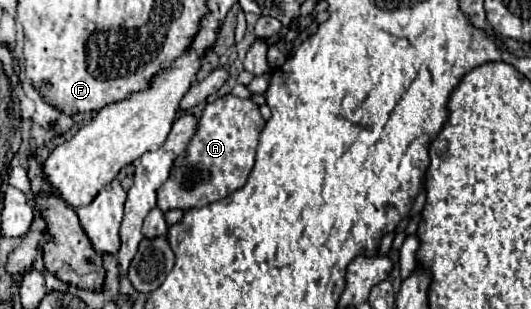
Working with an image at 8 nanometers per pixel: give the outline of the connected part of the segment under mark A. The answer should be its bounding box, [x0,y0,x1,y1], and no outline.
[157,94,265,210]

